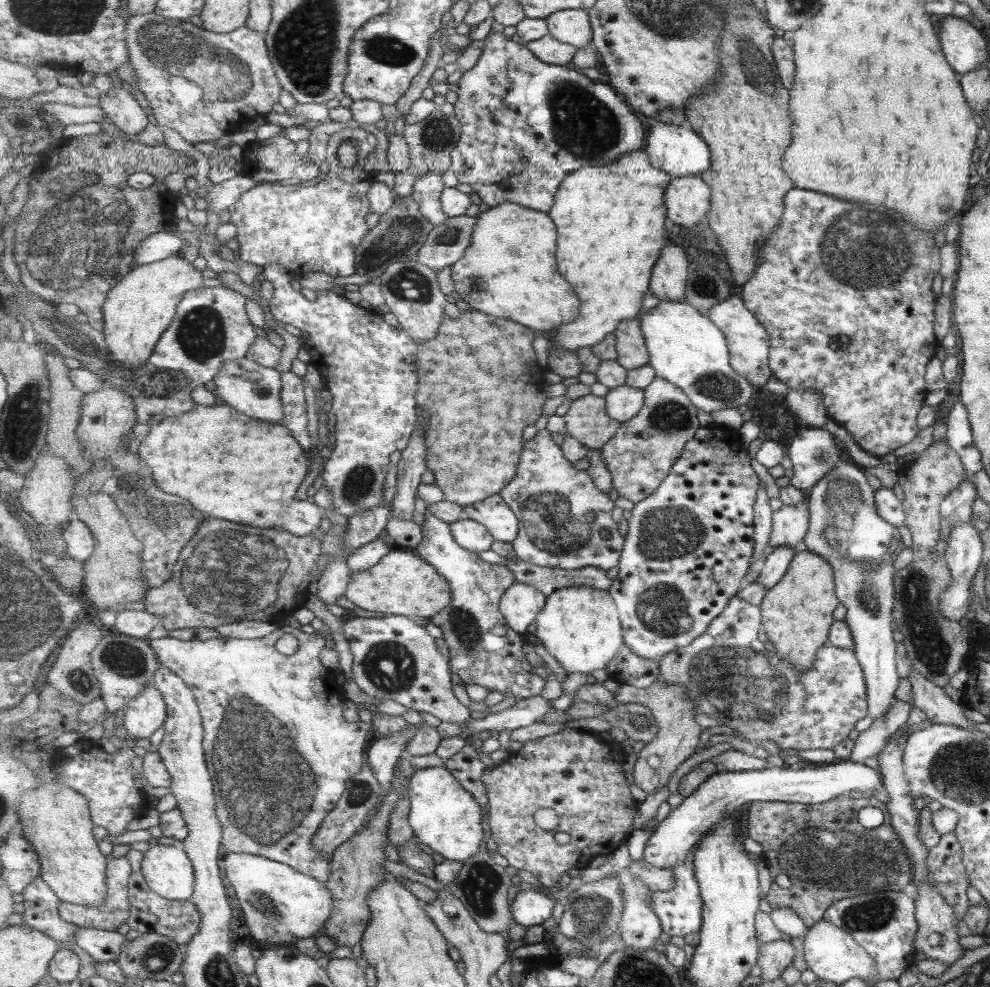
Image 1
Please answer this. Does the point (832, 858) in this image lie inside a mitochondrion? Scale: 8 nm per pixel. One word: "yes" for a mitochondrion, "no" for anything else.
yes

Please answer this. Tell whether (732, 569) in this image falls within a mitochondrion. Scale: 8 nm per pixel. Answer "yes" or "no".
no

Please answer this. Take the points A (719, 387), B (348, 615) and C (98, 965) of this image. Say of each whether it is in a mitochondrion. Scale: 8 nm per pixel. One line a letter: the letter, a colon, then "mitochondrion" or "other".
A: mitochondrion
B: other
C: other

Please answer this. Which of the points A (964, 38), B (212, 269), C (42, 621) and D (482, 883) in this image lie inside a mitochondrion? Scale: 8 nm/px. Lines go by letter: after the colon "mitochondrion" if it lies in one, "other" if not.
A: other
B: other
C: mitochondrion
D: mitochondrion

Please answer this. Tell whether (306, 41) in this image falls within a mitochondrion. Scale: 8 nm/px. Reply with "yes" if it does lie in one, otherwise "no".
yes

